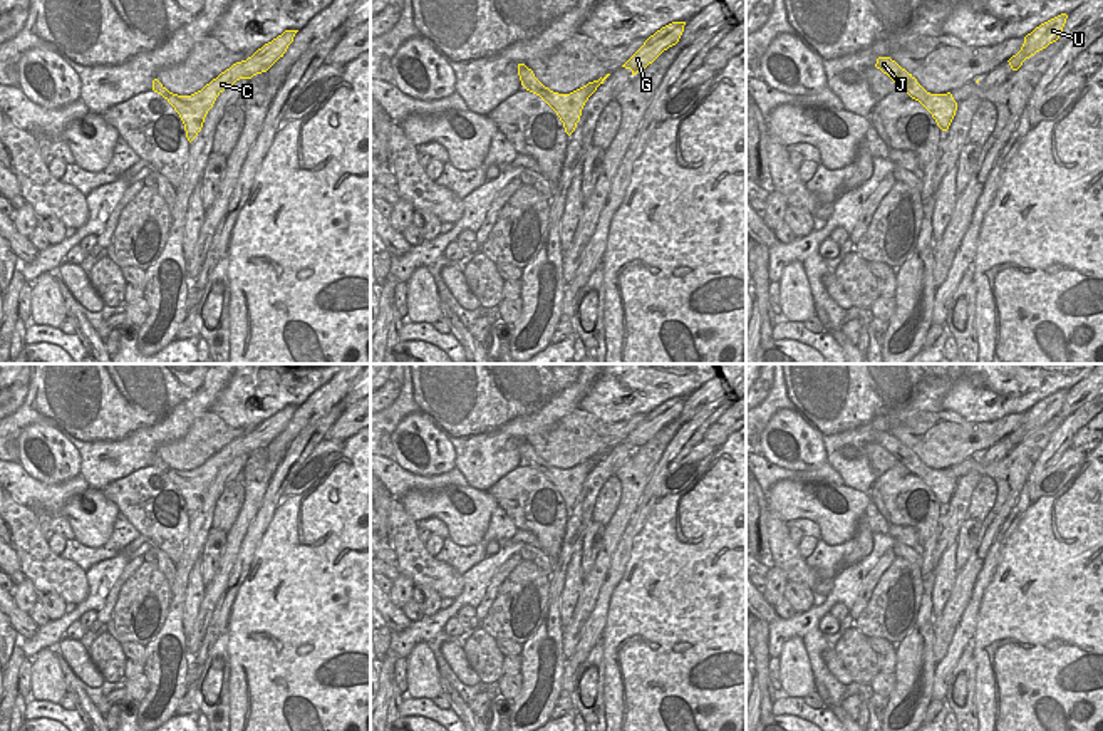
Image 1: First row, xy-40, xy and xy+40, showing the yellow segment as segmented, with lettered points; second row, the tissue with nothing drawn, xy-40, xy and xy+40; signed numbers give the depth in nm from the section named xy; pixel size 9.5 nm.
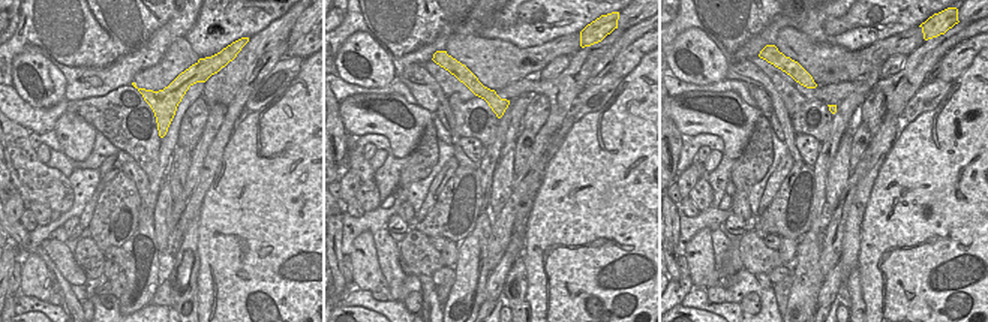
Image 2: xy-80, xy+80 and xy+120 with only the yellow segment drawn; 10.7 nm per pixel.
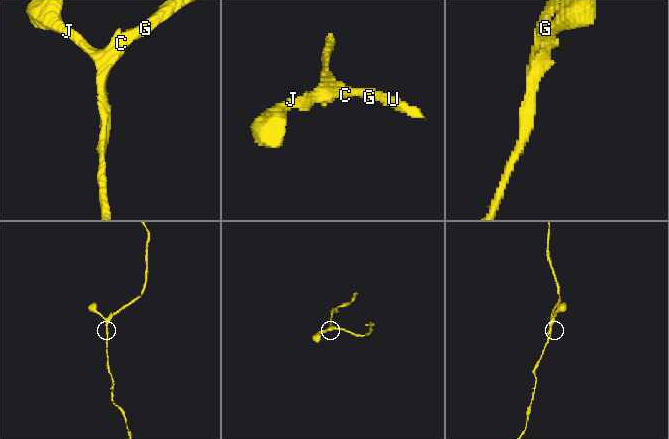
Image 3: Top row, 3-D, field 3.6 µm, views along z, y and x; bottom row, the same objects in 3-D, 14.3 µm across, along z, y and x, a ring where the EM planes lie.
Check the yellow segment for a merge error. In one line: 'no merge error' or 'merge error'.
no merge error

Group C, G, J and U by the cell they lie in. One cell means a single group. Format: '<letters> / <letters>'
C G J U

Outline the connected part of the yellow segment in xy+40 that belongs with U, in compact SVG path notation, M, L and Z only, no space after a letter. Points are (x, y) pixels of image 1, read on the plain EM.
M1061 389L1039 402L1036 402L1031 409L1024 412L1024 419L1021 426L1012 431L1007 438L1012 446L1018 446L1026 434L1034 431L1036 428L1046 424L1049 419L1056 417L1063 407L1068 391Z

